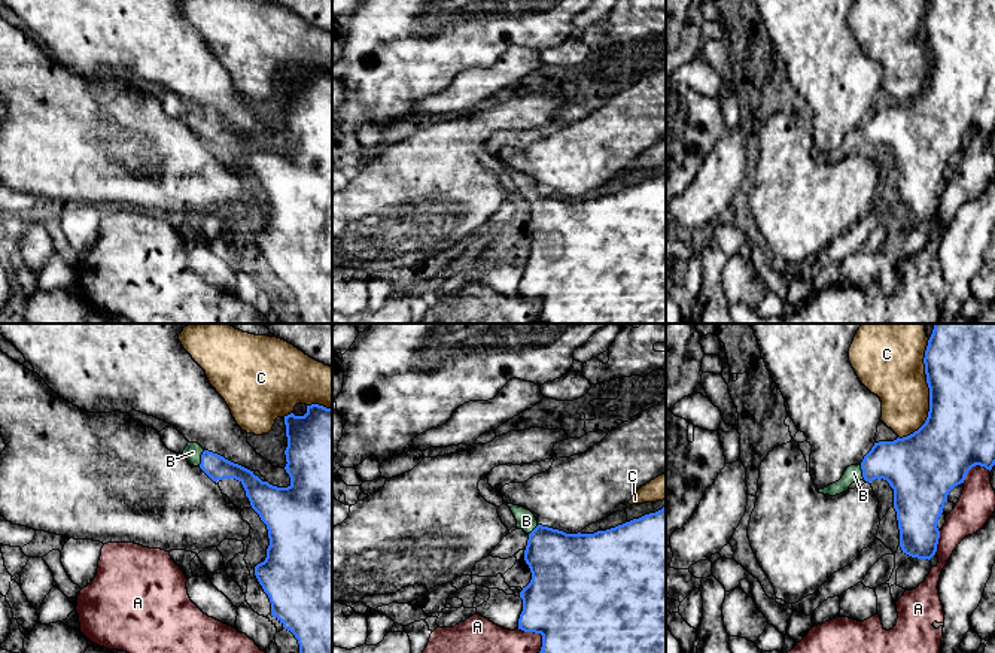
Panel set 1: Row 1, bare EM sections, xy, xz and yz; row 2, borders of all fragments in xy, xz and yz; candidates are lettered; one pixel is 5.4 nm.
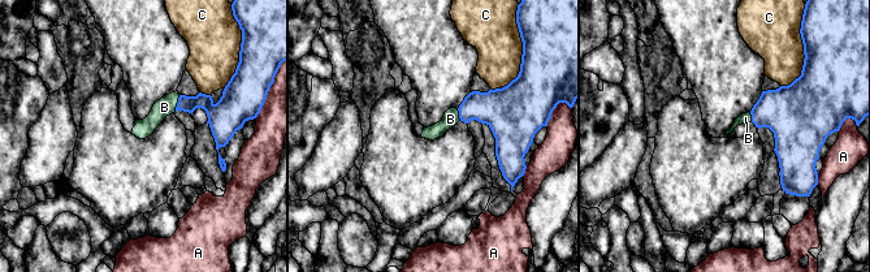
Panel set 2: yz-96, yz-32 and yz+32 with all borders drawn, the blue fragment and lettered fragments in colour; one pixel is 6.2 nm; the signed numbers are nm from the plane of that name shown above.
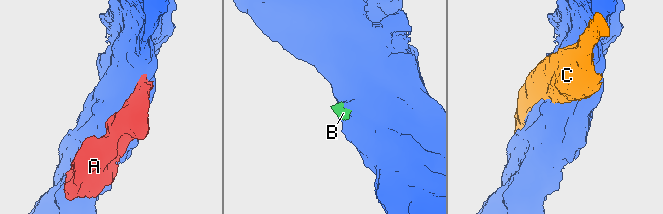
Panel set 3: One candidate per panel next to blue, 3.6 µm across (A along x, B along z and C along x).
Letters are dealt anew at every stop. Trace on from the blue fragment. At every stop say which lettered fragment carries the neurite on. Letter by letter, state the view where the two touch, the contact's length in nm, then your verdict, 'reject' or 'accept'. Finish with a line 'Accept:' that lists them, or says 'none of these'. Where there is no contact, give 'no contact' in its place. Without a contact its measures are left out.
A: yz | 170 nm | reject
B: xy | 90 nm | accept
C: yz | 550 nm | reject
Accept: B

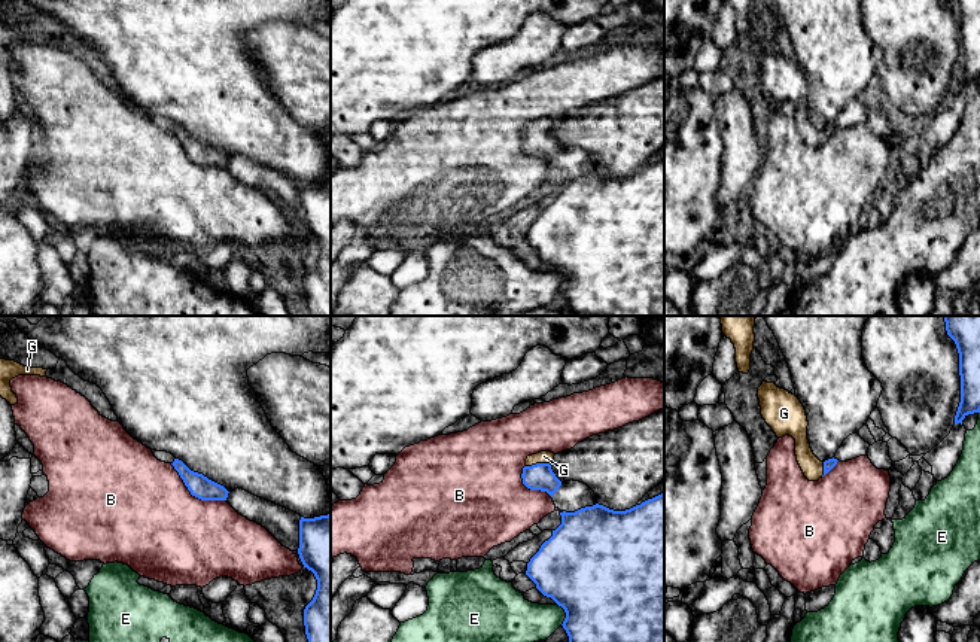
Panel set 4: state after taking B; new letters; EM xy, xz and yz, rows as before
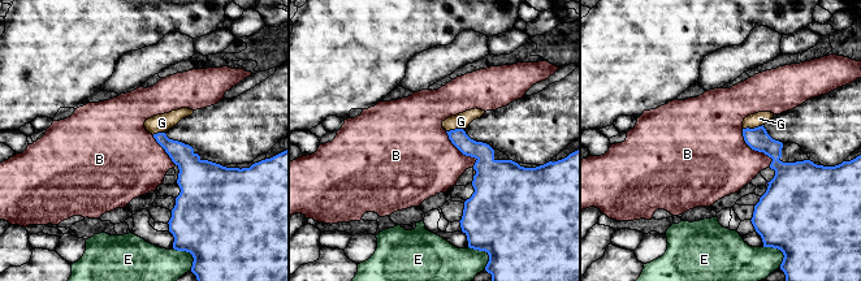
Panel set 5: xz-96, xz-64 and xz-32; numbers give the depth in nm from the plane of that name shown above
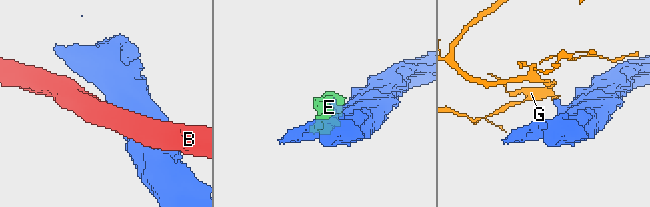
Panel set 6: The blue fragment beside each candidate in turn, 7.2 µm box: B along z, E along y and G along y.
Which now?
B: xy | 360 nm | reject
E: xz | 120 nm | reject
G: xz | 130 nm | accept
Accept: G

